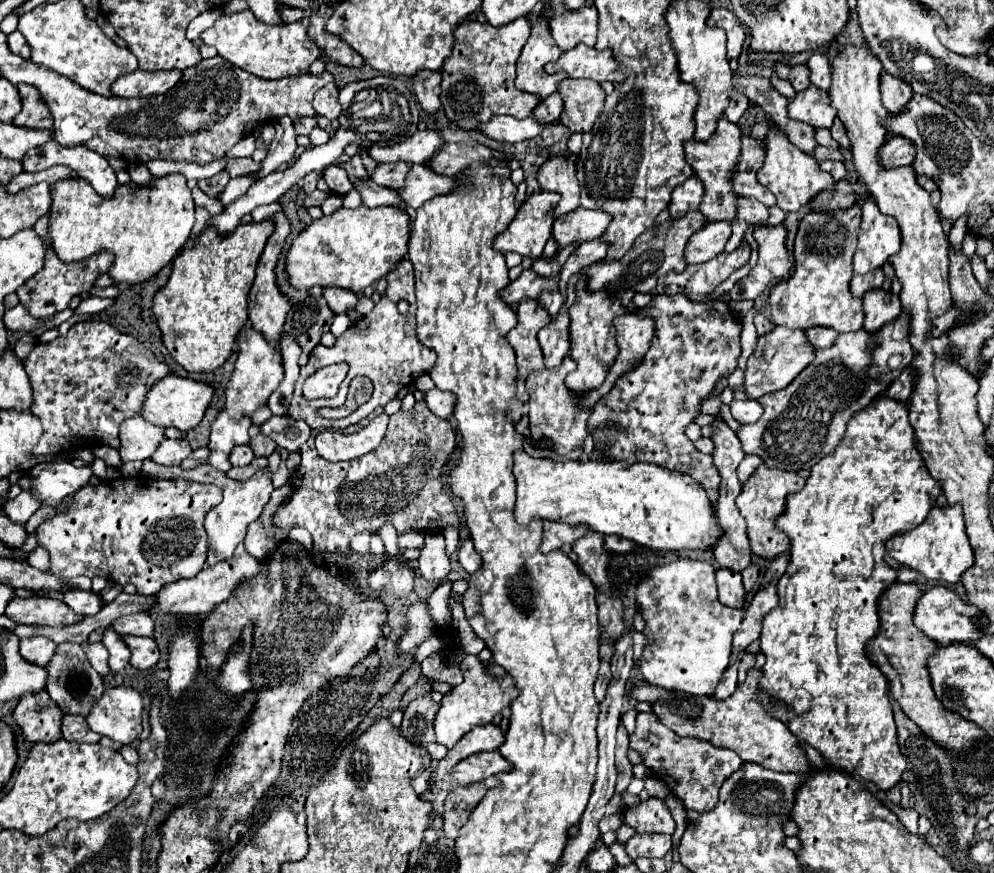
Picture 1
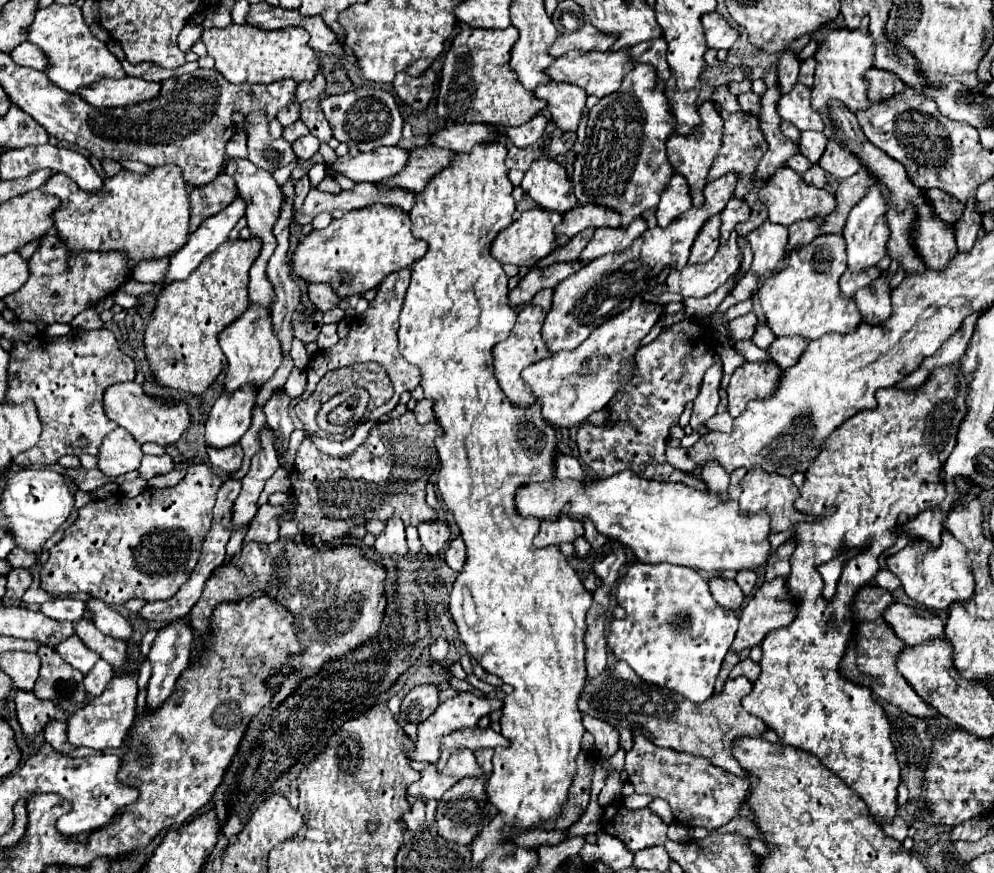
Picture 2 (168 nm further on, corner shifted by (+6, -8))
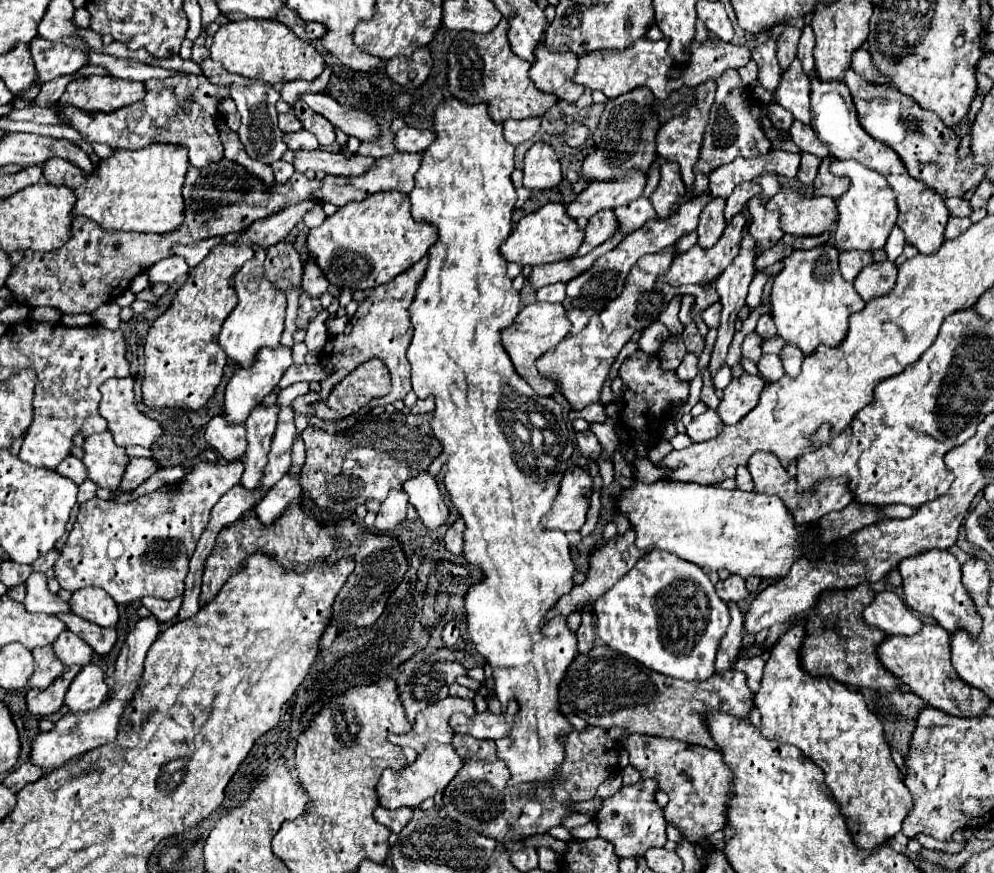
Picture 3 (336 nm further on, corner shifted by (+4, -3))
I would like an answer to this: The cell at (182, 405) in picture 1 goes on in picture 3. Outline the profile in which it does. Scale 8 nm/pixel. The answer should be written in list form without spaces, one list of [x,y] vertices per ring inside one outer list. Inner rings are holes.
[[[126,377],[126,379],[108,379],[106,383],[102,383],[102,387],[100,387],[100,393],[102,393],[100,415],[106,419],[108,431],[112,433],[114,443],[118,447],[130,447],[130,445],[150,447],[162,435],[162,427],[156,421],[148,419],[146,415],[142,415],[136,409],[132,385],[134,385],[134,379],[132,377]]]

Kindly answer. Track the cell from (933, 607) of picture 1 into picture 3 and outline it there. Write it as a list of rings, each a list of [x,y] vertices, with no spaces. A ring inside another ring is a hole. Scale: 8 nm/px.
[[[894,591],[876,593],[874,601],[862,611],[864,623],[882,629],[884,633],[914,635],[922,629],[922,621],[904,605]]]

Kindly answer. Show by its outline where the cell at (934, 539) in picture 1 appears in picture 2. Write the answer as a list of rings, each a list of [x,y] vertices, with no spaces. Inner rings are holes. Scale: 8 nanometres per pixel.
[[[942,532],[942,542],[938,548],[930,548],[930,544],[924,540],[912,538],[906,548],[888,556],[886,564],[888,570],[894,572],[902,582],[902,588],[908,596],[932,610],[948,610],[952,602],[966,602],[974,592],[974,578],[966,550],[948,532]]]

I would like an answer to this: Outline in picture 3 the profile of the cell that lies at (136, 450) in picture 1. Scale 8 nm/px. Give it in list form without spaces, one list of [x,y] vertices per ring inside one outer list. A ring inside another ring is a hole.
[[[108,431],[86,437],[82,449],[82,463],[86,467],[88,479],[98,487],[114,491],[120,485],[122,473],[128,465],[126,449],[118,447]]]

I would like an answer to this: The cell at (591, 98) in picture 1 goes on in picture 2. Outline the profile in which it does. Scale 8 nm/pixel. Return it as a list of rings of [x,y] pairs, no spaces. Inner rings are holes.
[[[548,82],[540,84],[534,92],[538,98],[546,100],[546,110],[550,112],[550,120],[562,130],[562,132],[576,132],[582,116],[586,114],[586,92],[578,86],[572,84],[558,84],[558,82]]]

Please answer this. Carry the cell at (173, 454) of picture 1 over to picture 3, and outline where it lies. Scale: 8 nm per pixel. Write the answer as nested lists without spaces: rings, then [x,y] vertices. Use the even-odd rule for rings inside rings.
[[[130,459],[128,467],[126,467],[124,475],[122,475],[118,491],[132,491],[132,489],[136,489],[138,485],[142,485],[156,471],[158,471],[158,465],[152,459]]]

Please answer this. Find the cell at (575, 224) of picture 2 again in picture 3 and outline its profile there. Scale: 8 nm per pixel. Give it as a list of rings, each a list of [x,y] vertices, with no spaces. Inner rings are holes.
[[[634,171],[624,181],[616,183],[590,183],[566,209],[572,219],[576,217],[592,217],[602,209],[616,209],[626,201],[638,199],[644,191],[646,175],[642,171]]]

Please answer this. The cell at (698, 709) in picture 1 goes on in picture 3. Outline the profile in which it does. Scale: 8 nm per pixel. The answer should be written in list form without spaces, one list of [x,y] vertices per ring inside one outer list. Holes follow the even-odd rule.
[[[596,645],[588,653],[580,653],[572,667],[568,667],[560,681],[560,711],[564,715],[580,715],[594,727],[622,727],[628,733],[644,733],[658,737],[674,737],[684,743],[716,749],[704,723],[706,709],[720,709],[734,717],[746,719],[752,703],[752,691],[746,685],[746,675],[728,669],[714,673],[704,683],[684,683],[682,679],[668,679],[656,671],[648,671],[642,663],[612,651],[606,645]]]

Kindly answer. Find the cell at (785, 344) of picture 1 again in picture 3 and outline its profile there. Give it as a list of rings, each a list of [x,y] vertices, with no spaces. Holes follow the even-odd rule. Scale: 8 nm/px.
[[[744,373],[742,377],[732,379],[732,383],[724,389],[724,397],[716,409],[716,413],[720,413],[722,423],[734,425],[746,413],[750,413],[756,407],[762,389],[764,389],[764,381],[758,375],[754,377]]]

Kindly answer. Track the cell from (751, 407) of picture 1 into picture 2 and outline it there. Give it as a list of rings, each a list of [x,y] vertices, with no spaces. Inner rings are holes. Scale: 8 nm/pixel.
[[[722,412],[722,414],[712,416],[712,418],[706,422],[706,426],[708,426],[710,430],[718,430],[718,432],[730,434],[730,432],[734,430],[734,418],[732,418],[728,412]]]

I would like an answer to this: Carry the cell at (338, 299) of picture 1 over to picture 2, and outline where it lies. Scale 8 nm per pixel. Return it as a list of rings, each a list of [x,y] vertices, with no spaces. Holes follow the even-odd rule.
[[[310,284],[308,298],[314,302],[316,308],[320,308],[320,312],[332,310],[340,304],[340,298],[332,292],[332,288],[328,284]]]

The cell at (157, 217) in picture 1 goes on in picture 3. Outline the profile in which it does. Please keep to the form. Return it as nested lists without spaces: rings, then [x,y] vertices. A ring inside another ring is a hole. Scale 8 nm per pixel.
[[[154,143],[152,147],[144,147],[140,151],[124,151],[114,149],[114,153],[94,167],[94,171],[84,173],[76,165],[68,163],[66,159],[50,159],[44,163],[44,177],[50,185],[66,185],[76,193],[74,215],[84,215],[104,229],[110,231],[138,231],[138,233],[168,233],[182,225],[184,221],[184,199],[182,199],[182,185],[188,169],[188,151],[184,147],[174,147],[168,143]]]

